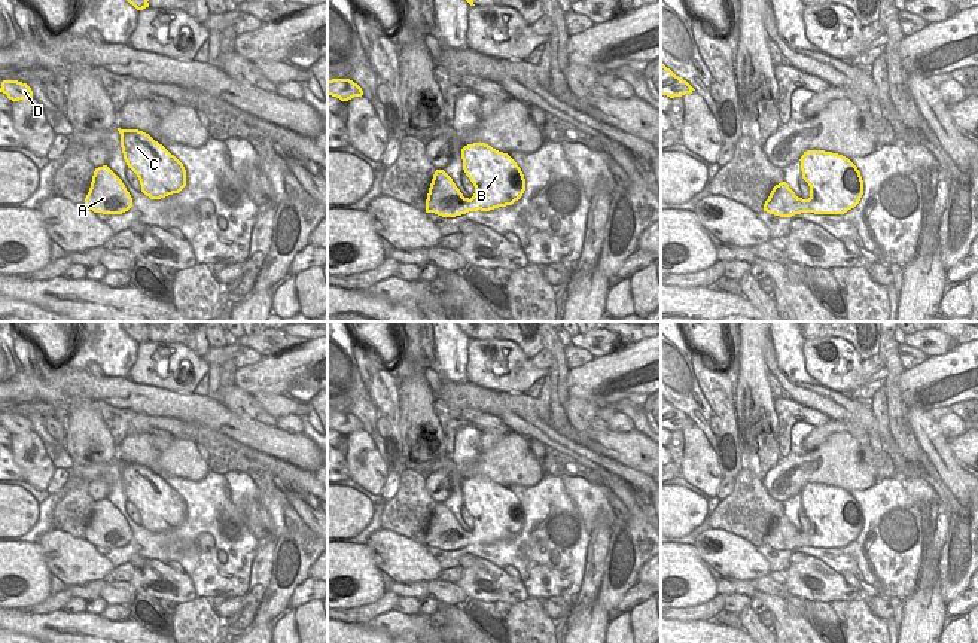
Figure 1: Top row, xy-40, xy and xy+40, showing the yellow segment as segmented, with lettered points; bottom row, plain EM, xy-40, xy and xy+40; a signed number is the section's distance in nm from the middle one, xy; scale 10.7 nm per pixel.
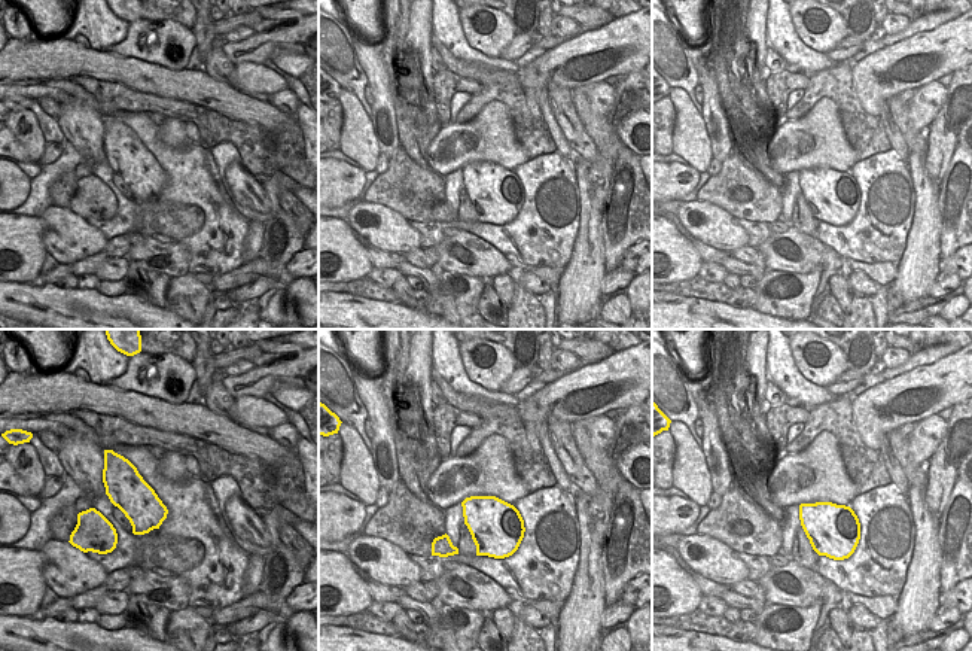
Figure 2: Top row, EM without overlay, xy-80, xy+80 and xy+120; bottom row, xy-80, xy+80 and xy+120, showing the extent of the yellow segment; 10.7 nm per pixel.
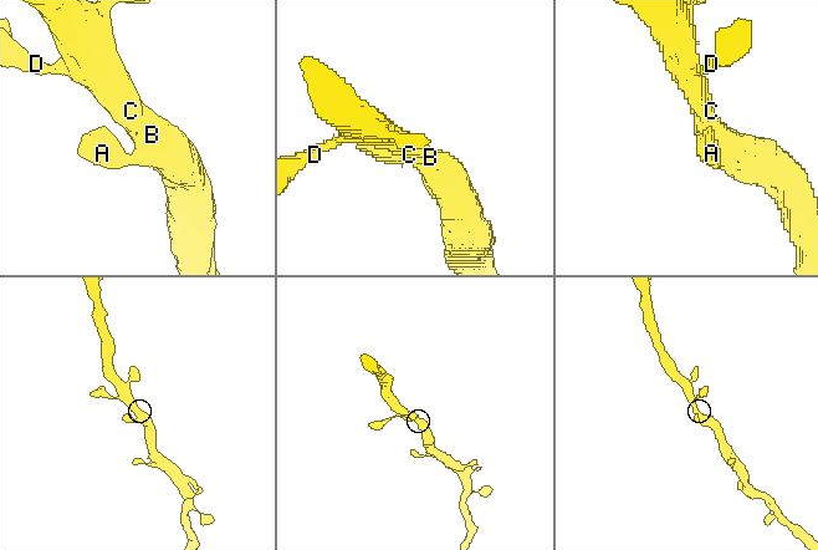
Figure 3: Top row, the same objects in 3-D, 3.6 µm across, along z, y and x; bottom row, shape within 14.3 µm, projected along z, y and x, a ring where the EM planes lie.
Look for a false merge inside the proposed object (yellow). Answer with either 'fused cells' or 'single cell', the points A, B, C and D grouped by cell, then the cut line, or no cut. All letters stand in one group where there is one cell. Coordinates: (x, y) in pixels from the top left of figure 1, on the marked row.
single cell; A B C D; no cut

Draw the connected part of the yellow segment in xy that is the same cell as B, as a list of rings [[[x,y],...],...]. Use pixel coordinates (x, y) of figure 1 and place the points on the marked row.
[[[485,143],[461,149],[463,170],[475,186],[473,196],[464,198],[453,179],[436,170],[426,199],[426,213],[456,217],[469,211],[490,211],[512,205],[525,191],[525,179],[517,162]]]

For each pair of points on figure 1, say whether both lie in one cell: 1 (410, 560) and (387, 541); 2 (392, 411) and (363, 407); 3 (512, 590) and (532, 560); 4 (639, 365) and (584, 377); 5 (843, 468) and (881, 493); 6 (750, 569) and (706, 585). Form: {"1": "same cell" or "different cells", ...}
{"1": "same cell", "2": "different cells", "3": "different cells", "4": "same cell", "5": "different cells", "6": "different cells"}

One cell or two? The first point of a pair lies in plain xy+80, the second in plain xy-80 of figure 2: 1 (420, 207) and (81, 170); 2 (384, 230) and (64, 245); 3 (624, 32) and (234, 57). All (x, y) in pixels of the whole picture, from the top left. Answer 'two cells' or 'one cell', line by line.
1: two cells
2: one cell
3: one cell

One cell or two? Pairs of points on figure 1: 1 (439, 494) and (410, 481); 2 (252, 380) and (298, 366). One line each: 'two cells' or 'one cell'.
1: two cells
2: one cell

